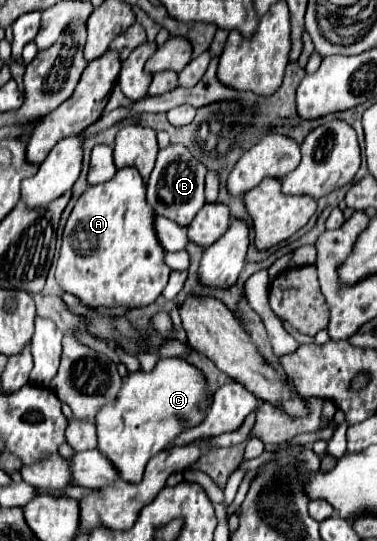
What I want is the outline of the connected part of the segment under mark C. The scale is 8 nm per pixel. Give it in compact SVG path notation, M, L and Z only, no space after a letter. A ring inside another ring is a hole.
M163 358L155 364L155 368L151 372L137 370L137 372L129 374L129 378L125 380L125 384L117 396L117 402L99 410L99 414L97 414L97 436L99 436L97 448L115 464L115 468L119 470L119 474L125 482L137 484L143 478L143 470L145 470L147 462L157 452L161 452L167 444L171 444L181 432L201 424L201 420L205 418L205 412L209 412L209 406L205 406L205 408L201 406L203 402L211 402L211 392L209 392L205 374L197 366L185 362L183 358Z

